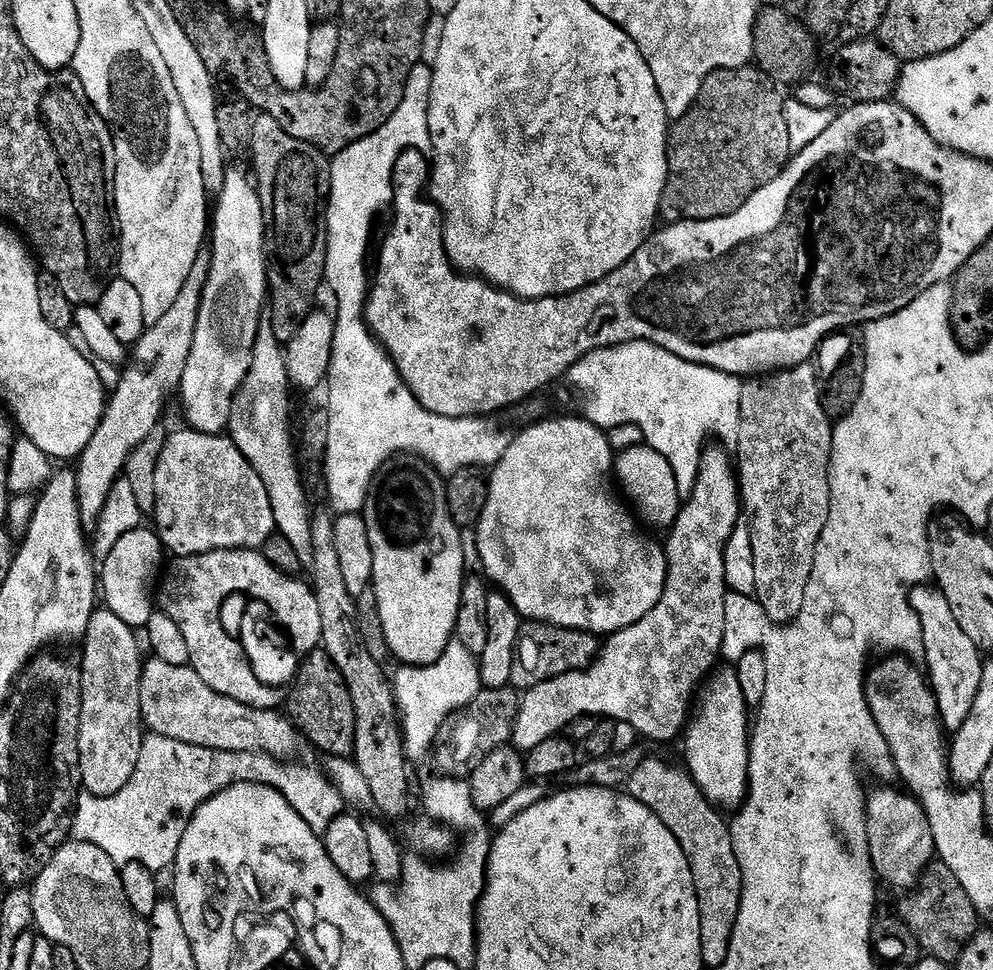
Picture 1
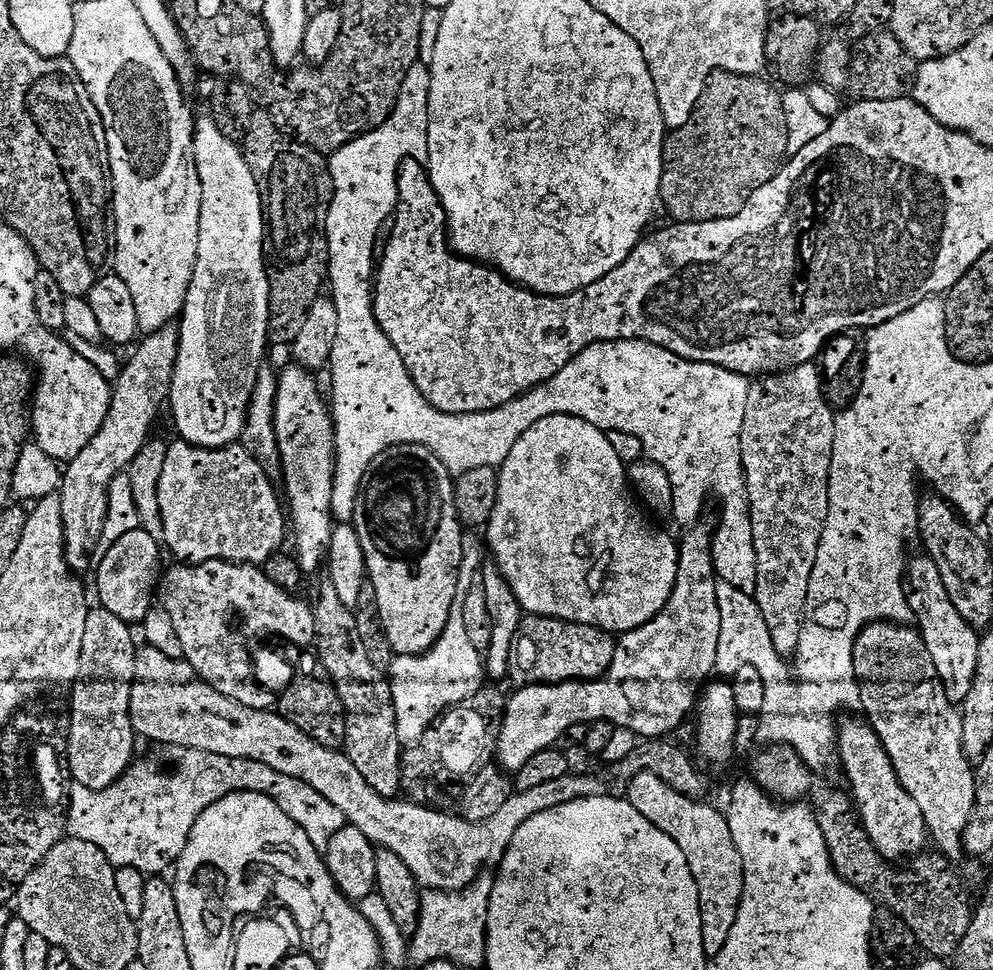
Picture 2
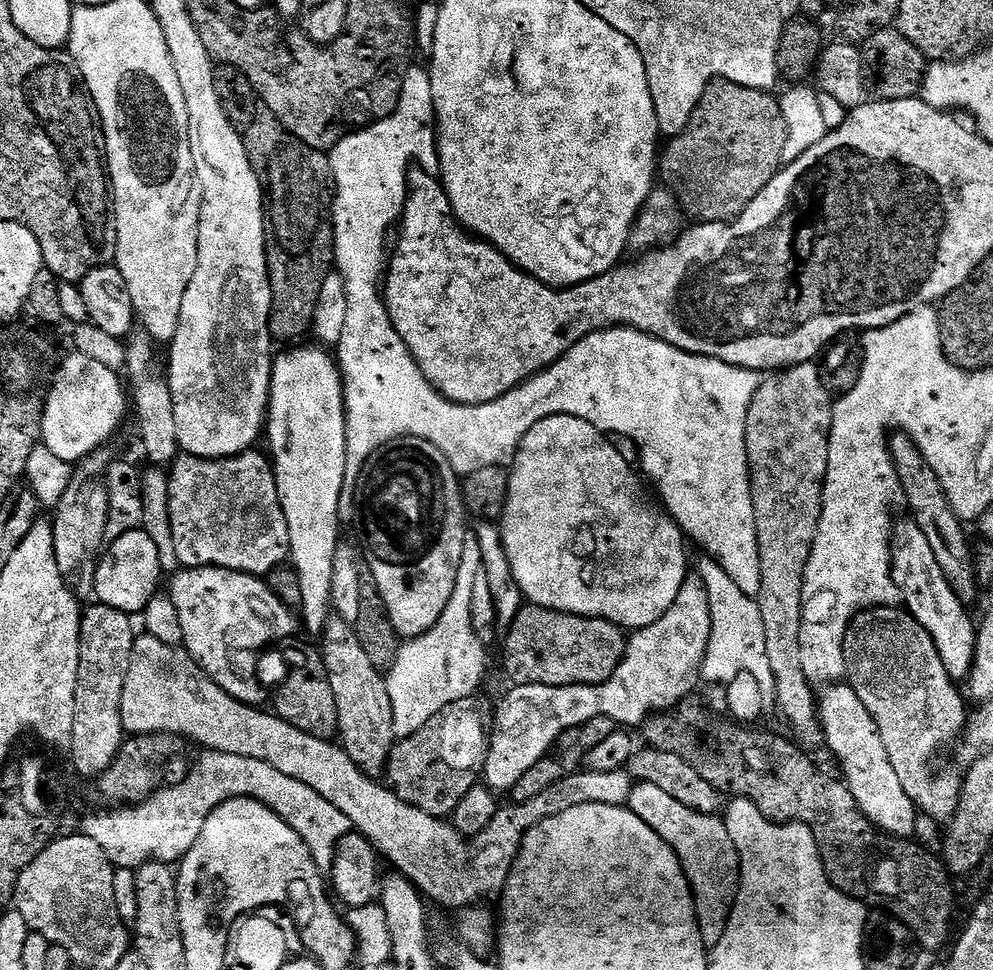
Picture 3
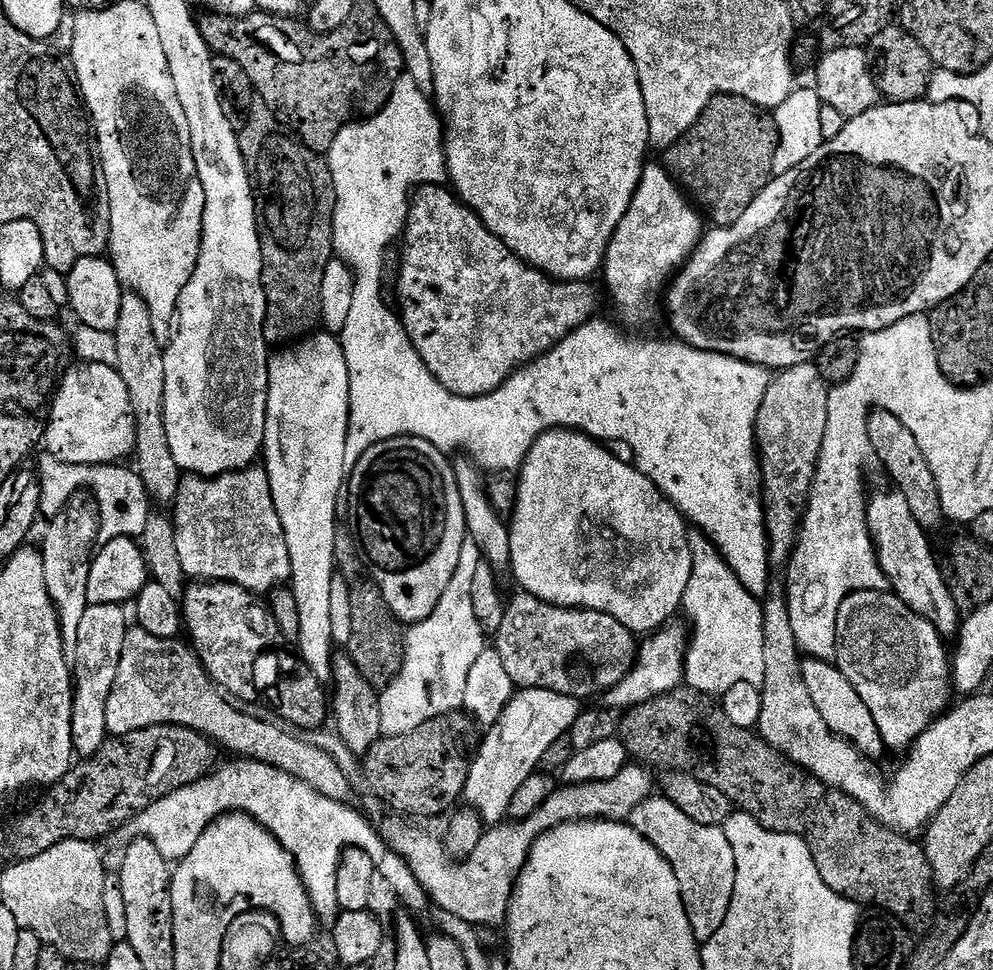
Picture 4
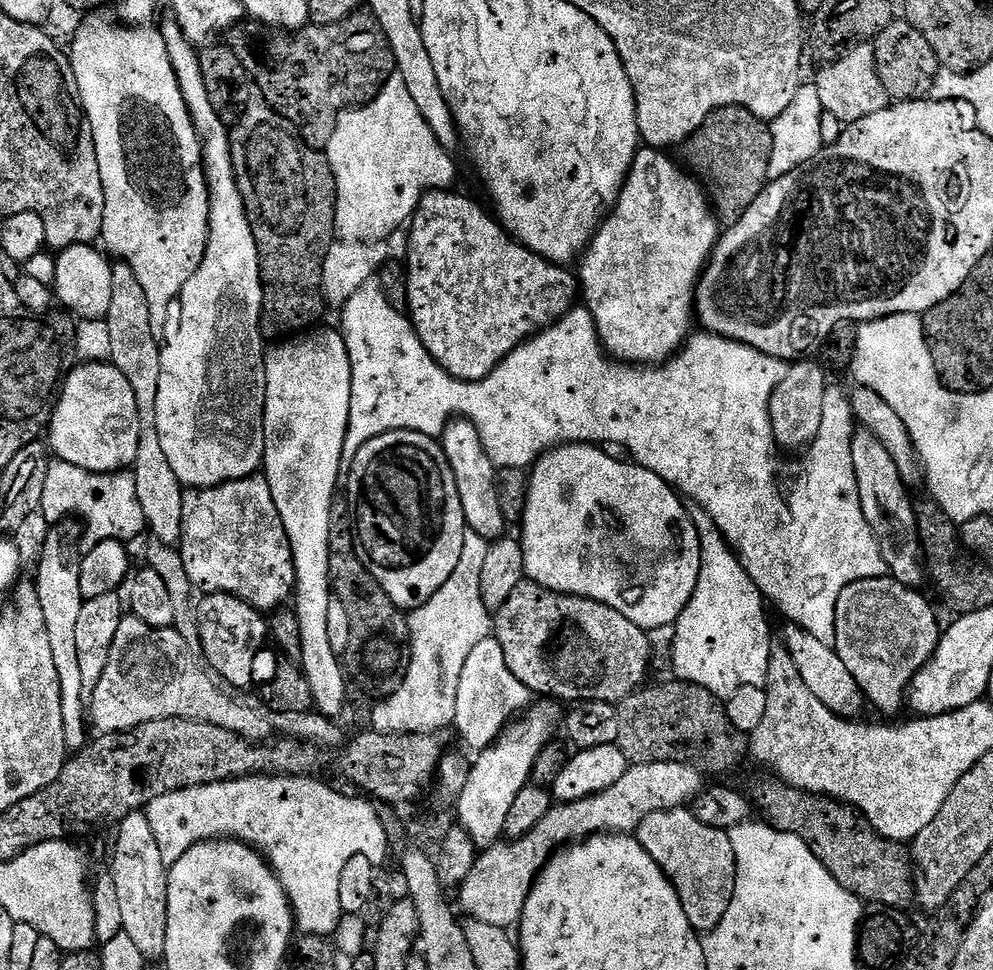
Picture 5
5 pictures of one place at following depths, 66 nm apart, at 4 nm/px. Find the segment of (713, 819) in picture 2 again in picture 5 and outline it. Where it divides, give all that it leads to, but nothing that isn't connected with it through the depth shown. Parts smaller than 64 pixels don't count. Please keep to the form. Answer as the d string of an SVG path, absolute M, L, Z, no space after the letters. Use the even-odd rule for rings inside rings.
M681 806L646 814L634 835L674 886L678 902L682 902L682 910L686 910L686 918L690 918L694 931L698 934L712 932L726 916L726 910L730 910L736 885L734 846L727 831L698 822L687 807Z

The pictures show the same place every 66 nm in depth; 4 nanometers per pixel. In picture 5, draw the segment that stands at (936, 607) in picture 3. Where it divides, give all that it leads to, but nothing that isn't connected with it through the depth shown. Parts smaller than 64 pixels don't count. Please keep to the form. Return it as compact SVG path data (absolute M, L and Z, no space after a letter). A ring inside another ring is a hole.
M867 430L853 431L852 457L862 514L872 527L885 569L892 579L902 582L907 588L919 589L920 583L924 578L926 580L926 568L922 563L920 531L917 528L918 511L908 497L910 492L898 474L898 466L894 466L890 454L886 454L886 446L882 446L876 435Z

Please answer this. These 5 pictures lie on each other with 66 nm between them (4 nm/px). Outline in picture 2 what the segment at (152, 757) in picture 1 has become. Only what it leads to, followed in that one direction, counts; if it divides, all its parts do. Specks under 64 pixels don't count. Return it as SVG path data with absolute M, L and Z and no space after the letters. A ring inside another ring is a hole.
M179 749L175 753L176 768L164 772L164 768L156 760L137 759L132 767L125 772L123 778L117 784L111 784L106 790L90 790L86 786L73 783L70 788L68 801L68 832L71 839L90 842L106 854L112 867L117 870L140 871L145 874L164 874L179 860L182 850L186 850L186 842L194 830L194 822L214 802L222 802L235 792L257 792L272 796L302 830L306 830L306 838L314 842L314 846L325 850L330 846L330 840L338 830L342 830L346 821L342 810L334 806L334 802L328 802L318 790L304 784L300 780L290 778L286 774L278 774L278 770L270 770L270 766L262 766L262 762L254 762L246 758L226 758L222 754L210 754L206 750Z

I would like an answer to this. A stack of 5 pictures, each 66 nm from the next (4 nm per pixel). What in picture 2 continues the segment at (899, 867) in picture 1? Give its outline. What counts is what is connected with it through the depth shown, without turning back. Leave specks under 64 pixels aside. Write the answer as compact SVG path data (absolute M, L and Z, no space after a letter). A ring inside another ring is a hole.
M852 720L849 724L841 723L839 725L838 764L839 760L841 766L844 767L845 774L848 775L849 786L847 785L847 787L850 789L855 807L858 809L860 822L864 825L866 834L878 850L878 854L889 862L904 862L911 857L921 855L930 844L926 818L922 818L922 810L898 782L898 774L871 724L867 722L859 724L858 721Z

